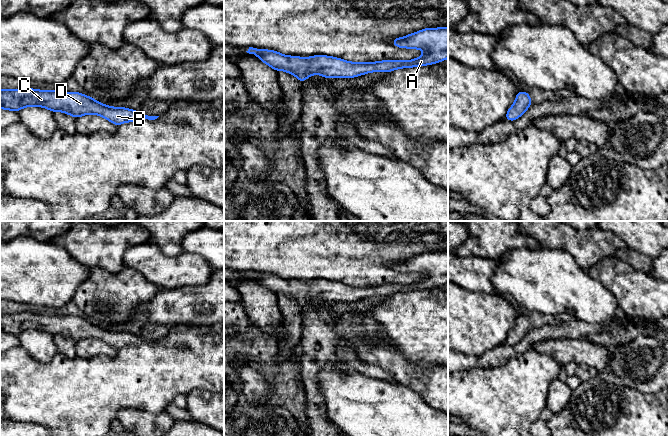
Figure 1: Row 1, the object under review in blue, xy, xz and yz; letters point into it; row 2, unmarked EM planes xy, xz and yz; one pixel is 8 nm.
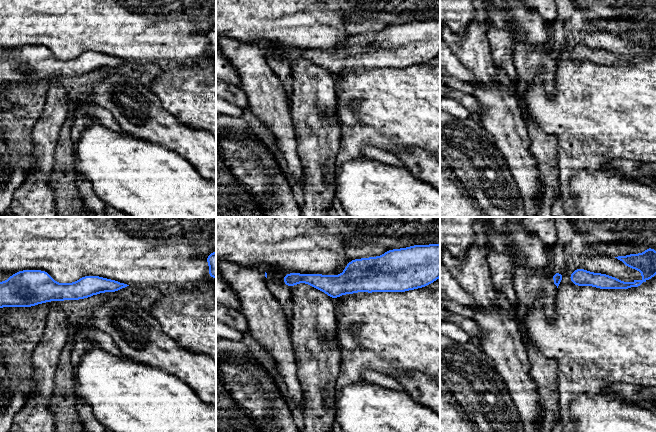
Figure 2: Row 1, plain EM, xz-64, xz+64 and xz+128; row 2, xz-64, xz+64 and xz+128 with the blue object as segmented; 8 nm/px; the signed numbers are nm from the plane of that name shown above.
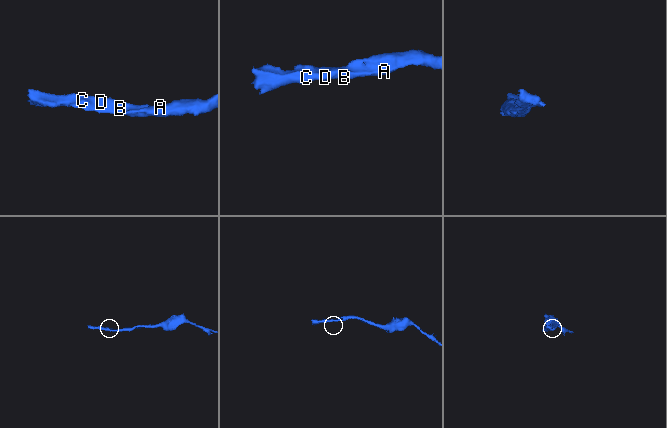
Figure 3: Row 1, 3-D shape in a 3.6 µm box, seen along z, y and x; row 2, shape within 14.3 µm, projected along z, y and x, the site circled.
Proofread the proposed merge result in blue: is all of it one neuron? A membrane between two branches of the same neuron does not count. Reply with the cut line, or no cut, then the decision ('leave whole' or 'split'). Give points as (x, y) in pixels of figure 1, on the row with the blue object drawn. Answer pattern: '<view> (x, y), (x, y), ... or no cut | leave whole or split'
no cut | leave whole

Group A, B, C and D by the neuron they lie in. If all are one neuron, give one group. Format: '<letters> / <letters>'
A B C D

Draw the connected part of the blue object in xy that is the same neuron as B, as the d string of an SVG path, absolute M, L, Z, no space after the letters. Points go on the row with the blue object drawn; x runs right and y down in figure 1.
M31 88L0 90L0 109L18 112L28 106L43 107L53 113L60 111L76 119L83 115L96 114L117 127L125 122L136 122L142 119L155 120L159 117L148 116L124 107L110 107L81 92L46 91Z

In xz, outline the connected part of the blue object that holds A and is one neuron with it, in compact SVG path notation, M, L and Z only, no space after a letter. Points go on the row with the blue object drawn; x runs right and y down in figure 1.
M448 27L425 28L401 38L393 38L391 43L398 48L422 49L425 54L420 58L407 61L391 59L357 63L322 54L306 58L287 56L275 50L259 50L253 47L249 47L246 52L255 54L276 72L283 70L296 76L300 83L314 74L328 79L354 78L371 72L389 73L396 69L427 66L446 60L448 58Z

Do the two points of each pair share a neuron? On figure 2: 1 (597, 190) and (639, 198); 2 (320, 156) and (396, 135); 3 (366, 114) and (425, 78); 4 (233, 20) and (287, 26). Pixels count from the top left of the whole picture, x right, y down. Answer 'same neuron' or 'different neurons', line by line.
1: same neuron
2: different neurons
3: same neuron
4: same neuron

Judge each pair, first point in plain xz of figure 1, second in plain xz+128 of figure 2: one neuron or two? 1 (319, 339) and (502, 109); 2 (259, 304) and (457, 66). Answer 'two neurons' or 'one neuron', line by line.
1: two neurons
2: two neurons

